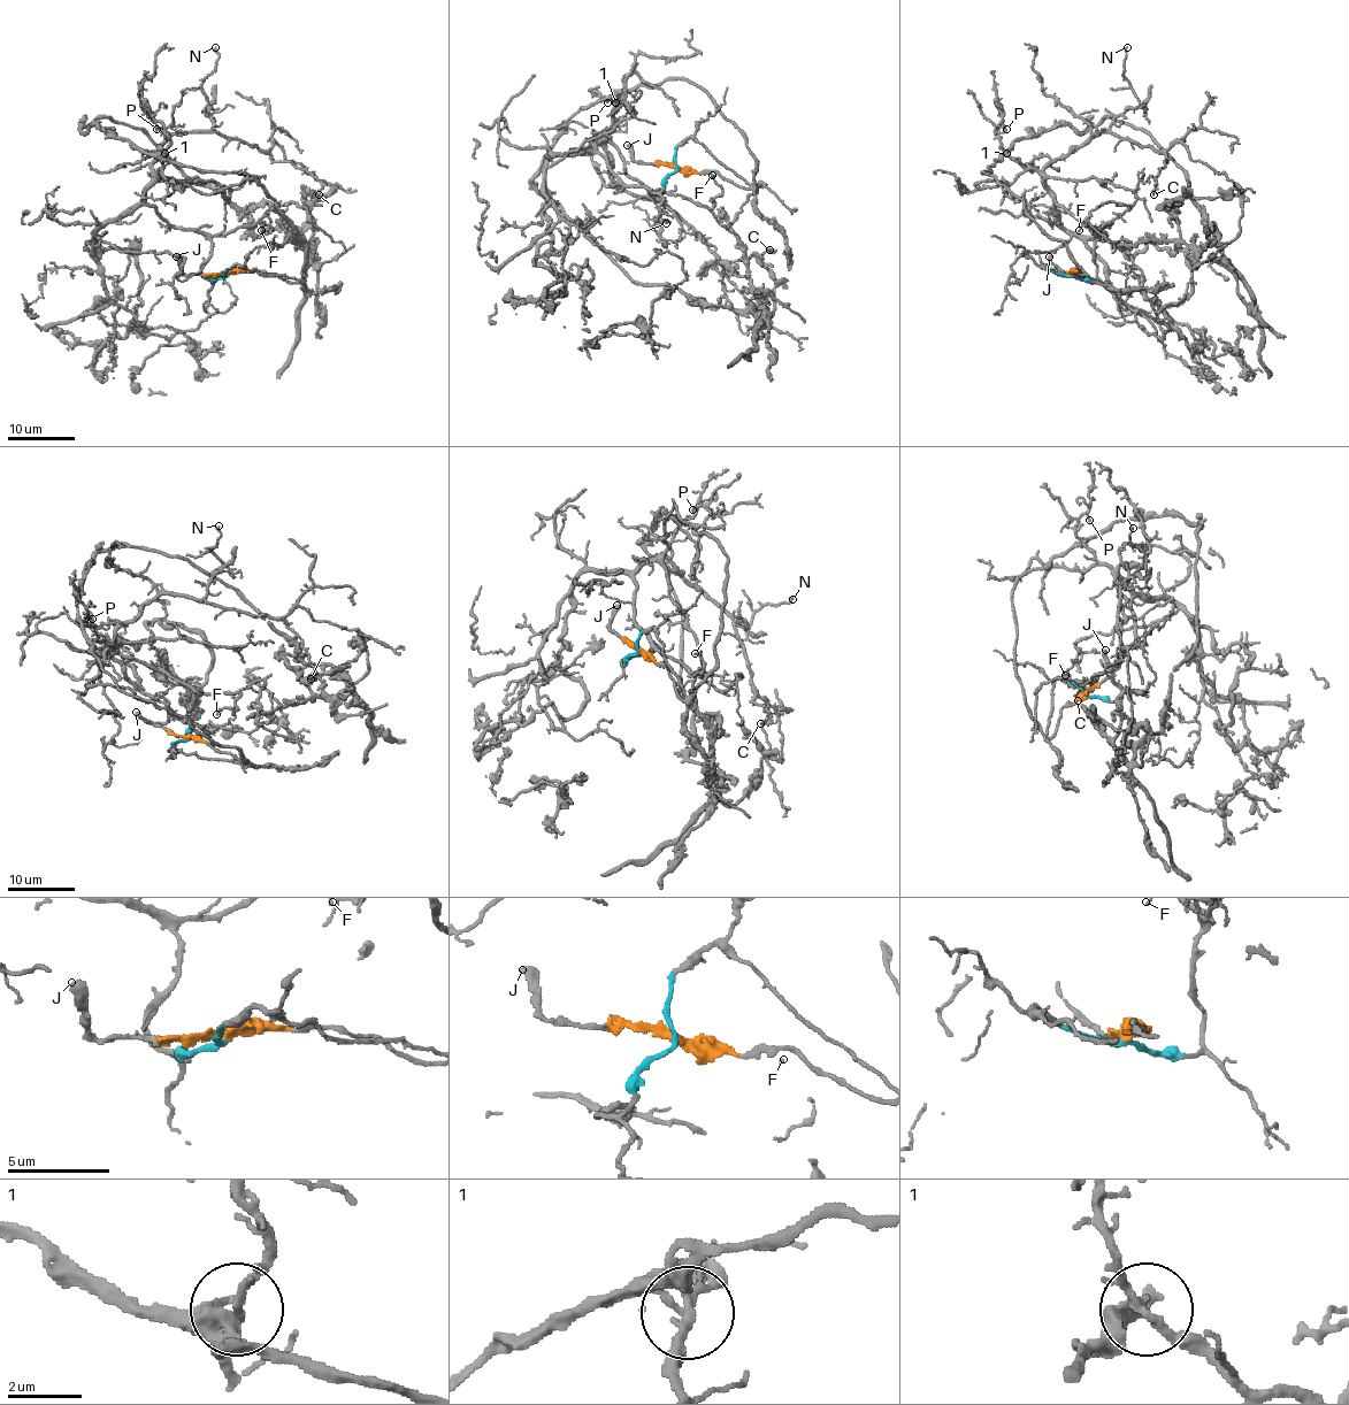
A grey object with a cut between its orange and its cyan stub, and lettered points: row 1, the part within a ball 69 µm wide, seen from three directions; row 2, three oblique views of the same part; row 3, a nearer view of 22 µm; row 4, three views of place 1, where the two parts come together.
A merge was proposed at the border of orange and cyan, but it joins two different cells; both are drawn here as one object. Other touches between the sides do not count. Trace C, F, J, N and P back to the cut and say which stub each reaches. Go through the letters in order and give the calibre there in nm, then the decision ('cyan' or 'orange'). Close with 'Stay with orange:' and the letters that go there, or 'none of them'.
C: calibre 100 nm; cyan
F: calibre 140 nm; cyan
J: calibre 360 nm; orange
N: calibre 180 nm; cyan
P: calibre 100 nm; cyan
Stay with orange: J

